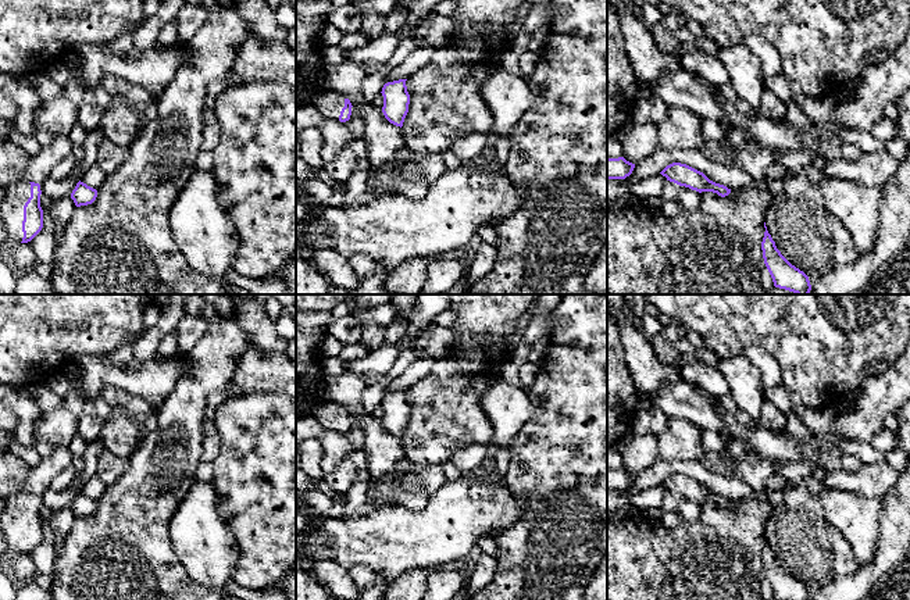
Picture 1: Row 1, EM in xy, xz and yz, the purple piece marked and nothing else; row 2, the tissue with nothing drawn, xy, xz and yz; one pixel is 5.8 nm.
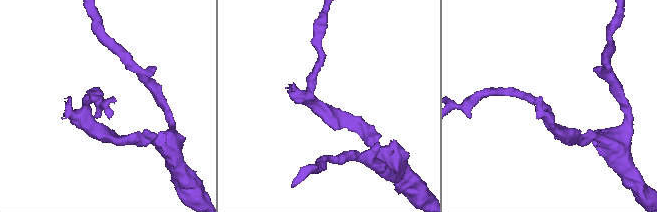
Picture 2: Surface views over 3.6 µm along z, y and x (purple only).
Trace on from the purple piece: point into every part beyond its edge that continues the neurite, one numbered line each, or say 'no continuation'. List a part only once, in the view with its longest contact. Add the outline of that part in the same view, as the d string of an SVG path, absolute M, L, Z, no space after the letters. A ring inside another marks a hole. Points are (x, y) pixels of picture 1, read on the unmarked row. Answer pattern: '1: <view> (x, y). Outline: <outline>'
1: xy (11, 518). Outline: M18 493L7 499L6 508L0 512L0 531L7 544L7 554L17 557L22 553L24 517L31 508L31 494Z

